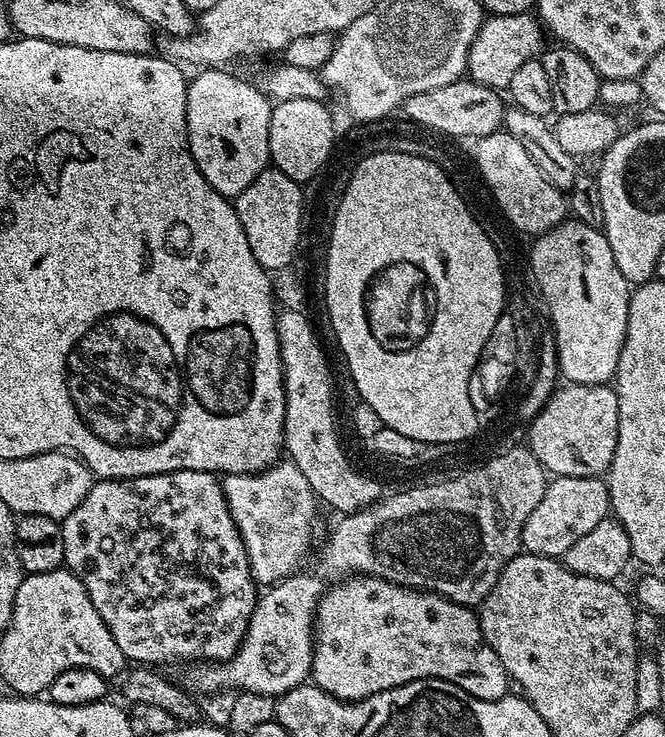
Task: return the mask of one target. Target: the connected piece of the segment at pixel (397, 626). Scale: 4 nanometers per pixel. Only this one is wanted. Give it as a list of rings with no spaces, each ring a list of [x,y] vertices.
[[[352,574],[347,578],[327,589],[316,604],[316,619],[314,621],[314,639],[312,641],[312,670],[310,673],[311,683],[317,688],[321,688],[326,694],[330,694],[339,700],[361,700],[370,698],[382,690],[390,690],[394,686],[402,686],[406,682],[415,680],[425,680],[426,678],[438,678],[448,680],[454,686],[466,690],[466,694],[478,697],[480,700],[496,700],[496,694],[482,694],[478,690],[478,682],[482,682],[482,672],[488,672],[488,668],[496,666],[498,668],[498,654],[488,645],[486,638],[480,629],[479,615],[467,604],[456,604],[453,600],[447,600],[445,596],[440,596],[437,592],[426,592],[415,588],[403,588],[400,584],[395,584],[389,580],[383,580],[377,576],[365,576],[363,574]]]

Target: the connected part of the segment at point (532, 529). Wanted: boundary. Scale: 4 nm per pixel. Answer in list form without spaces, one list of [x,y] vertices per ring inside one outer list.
[[[557,476],[549,479],[546,490],[542,494],[542,502],[534,506],[530,518],[526,518],[524,529],[520,535],[520,542],[525,553],[532,556],[550,556],[563,558],[566,550],[578,542],[598,526],[598,522],[609,519],[610,494],[607,483],[601,477],[570,478]]]

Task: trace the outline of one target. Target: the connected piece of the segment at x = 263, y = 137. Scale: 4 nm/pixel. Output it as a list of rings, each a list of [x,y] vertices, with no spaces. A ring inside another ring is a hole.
[[[223,67],[209,68],[197,71],[188,81],[186,94],[186,126],[188,127],[188,149],[192,151],[198,170],[223,196],[234,198],[258,178],[264,169],[269,167],[270,157],[268,143],[270,142],[270,114],[274,104],[268,97],[262,95],[255,83],[243,80],[240,76],[231,76],[224,72]]]

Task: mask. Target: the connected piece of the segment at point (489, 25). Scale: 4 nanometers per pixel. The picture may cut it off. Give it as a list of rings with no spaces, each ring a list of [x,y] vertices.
[[[523,12],[488,16],[484,25],[477,30],[468,51],[467,75],[482,86],[497,90],[507,89],[510,78],[514,78],[514,70],[518,70],[522,62],[533,59],[545,47],[544,40],[546,41],[545,29],[535,15]]]

